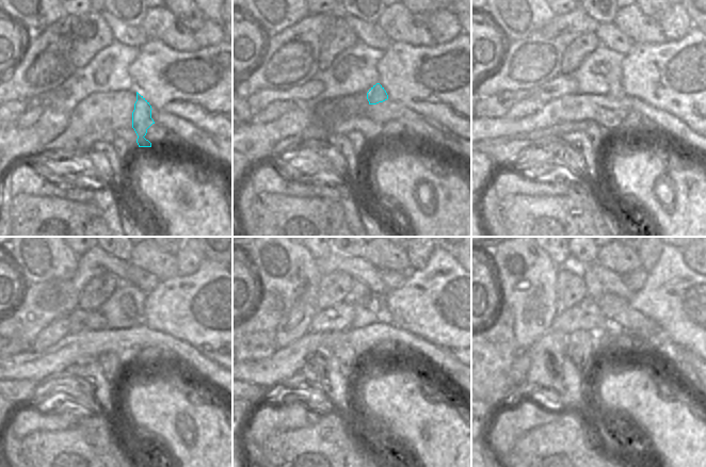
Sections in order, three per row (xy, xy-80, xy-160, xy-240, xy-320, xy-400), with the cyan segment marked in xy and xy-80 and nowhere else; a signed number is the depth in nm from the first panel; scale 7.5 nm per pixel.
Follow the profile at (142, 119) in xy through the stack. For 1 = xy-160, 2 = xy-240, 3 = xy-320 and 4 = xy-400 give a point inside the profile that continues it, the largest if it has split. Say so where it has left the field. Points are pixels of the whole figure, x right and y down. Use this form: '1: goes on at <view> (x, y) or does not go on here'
1: goes on at xy-160 (603, 68)
2: goes on at xy-240 (126, 303)
3: goes on at xy-320 (364, 296)
4: goes on at xy-400 (594, 288)

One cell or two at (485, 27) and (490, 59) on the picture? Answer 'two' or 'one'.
one

